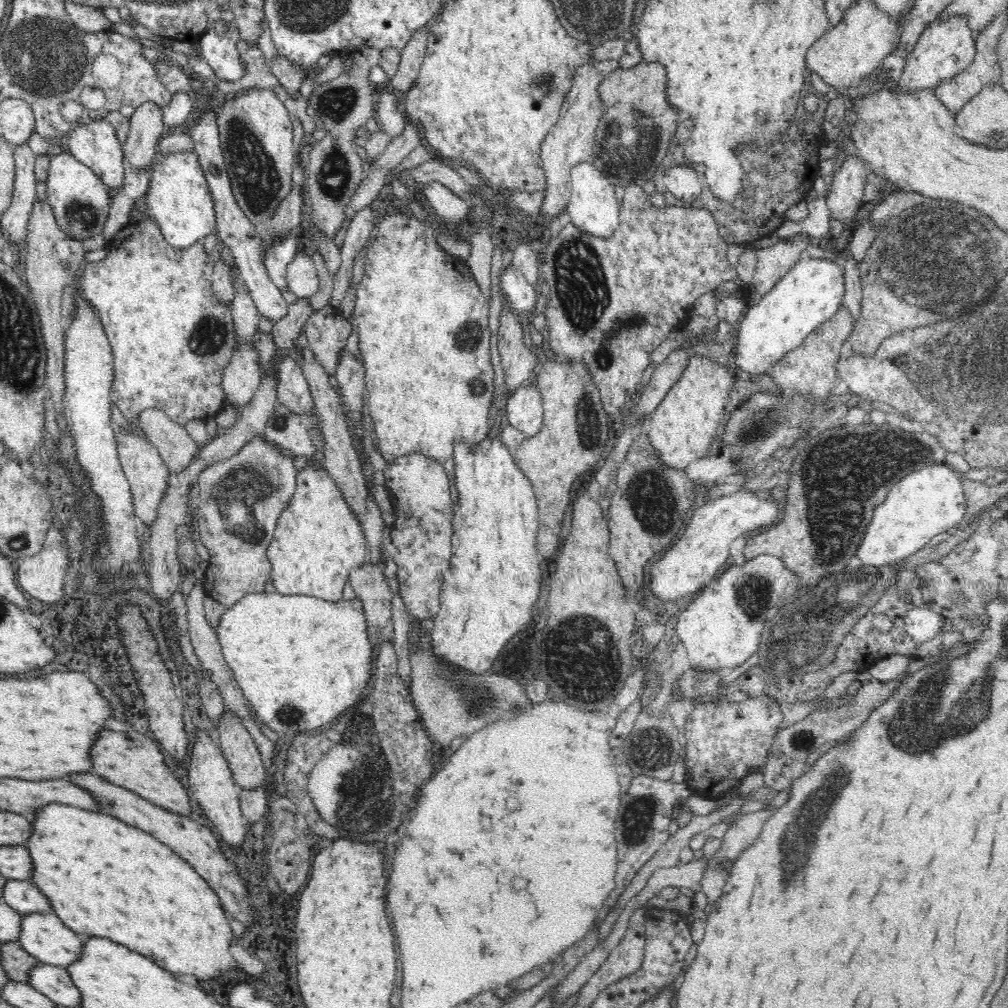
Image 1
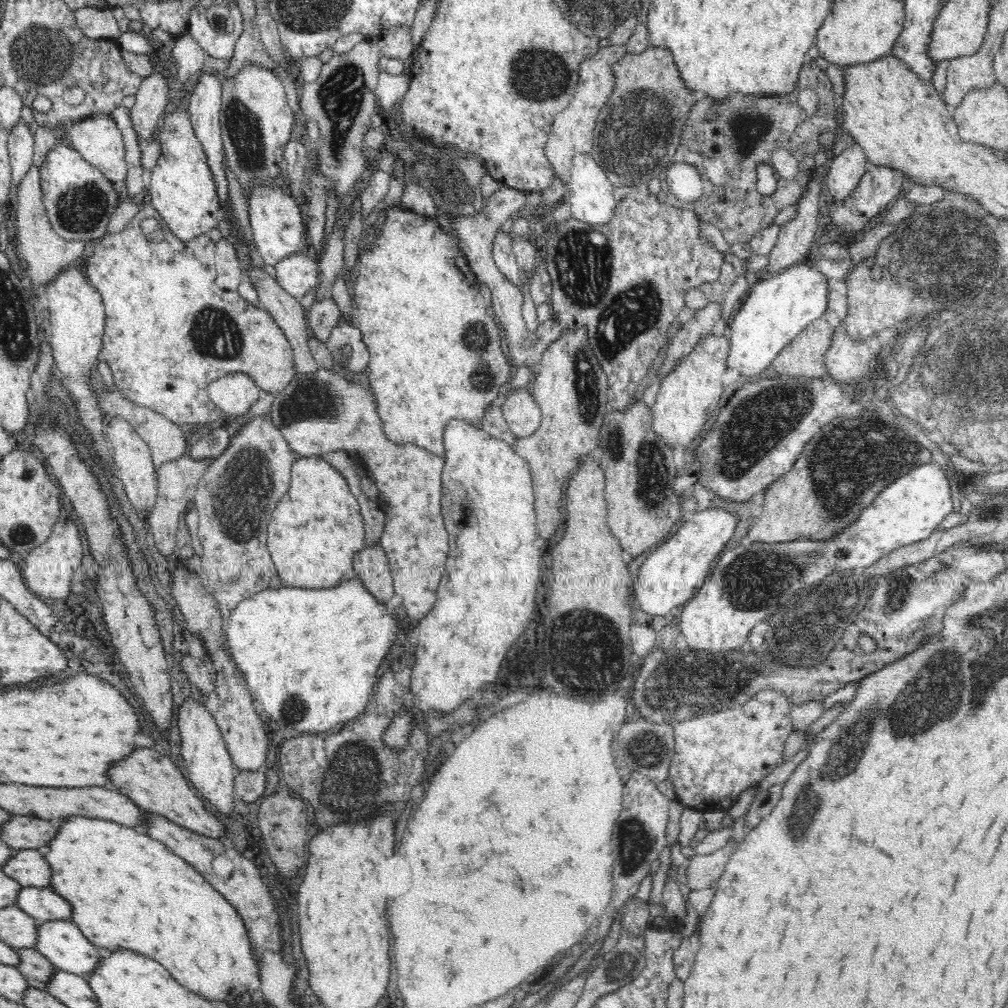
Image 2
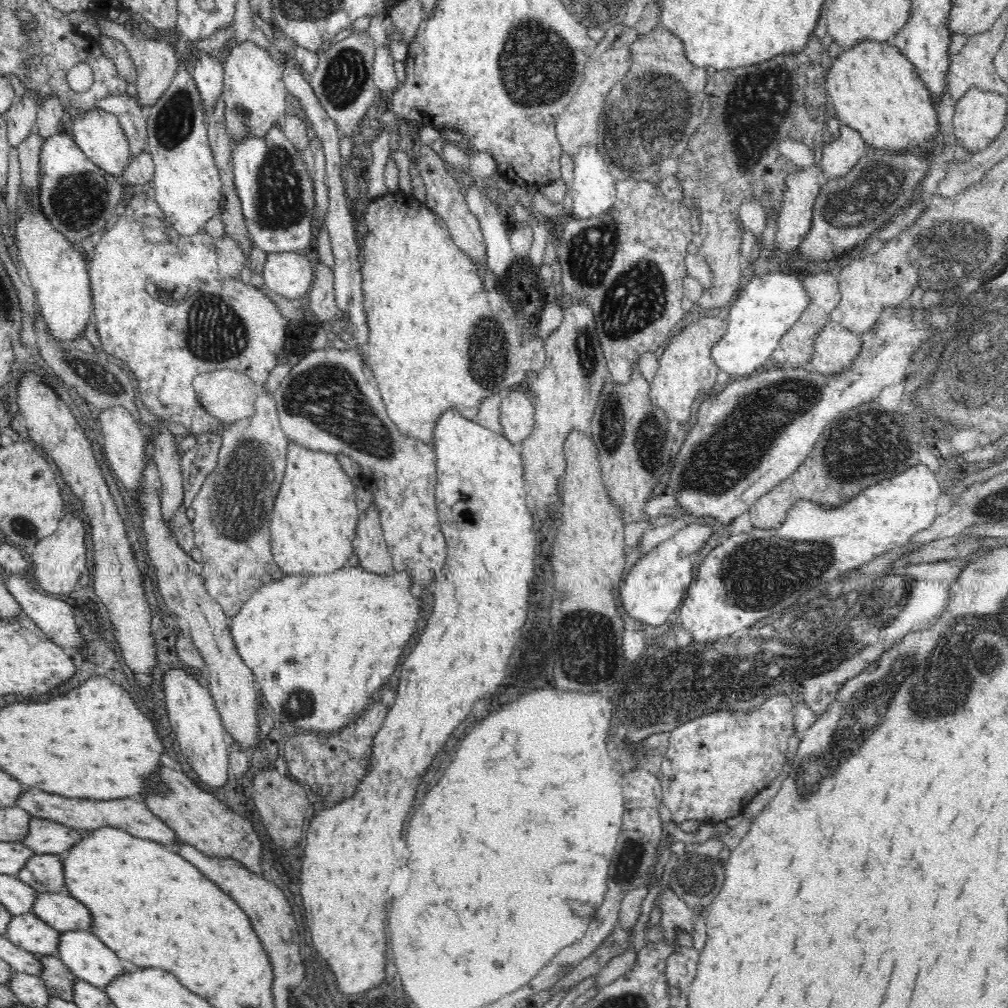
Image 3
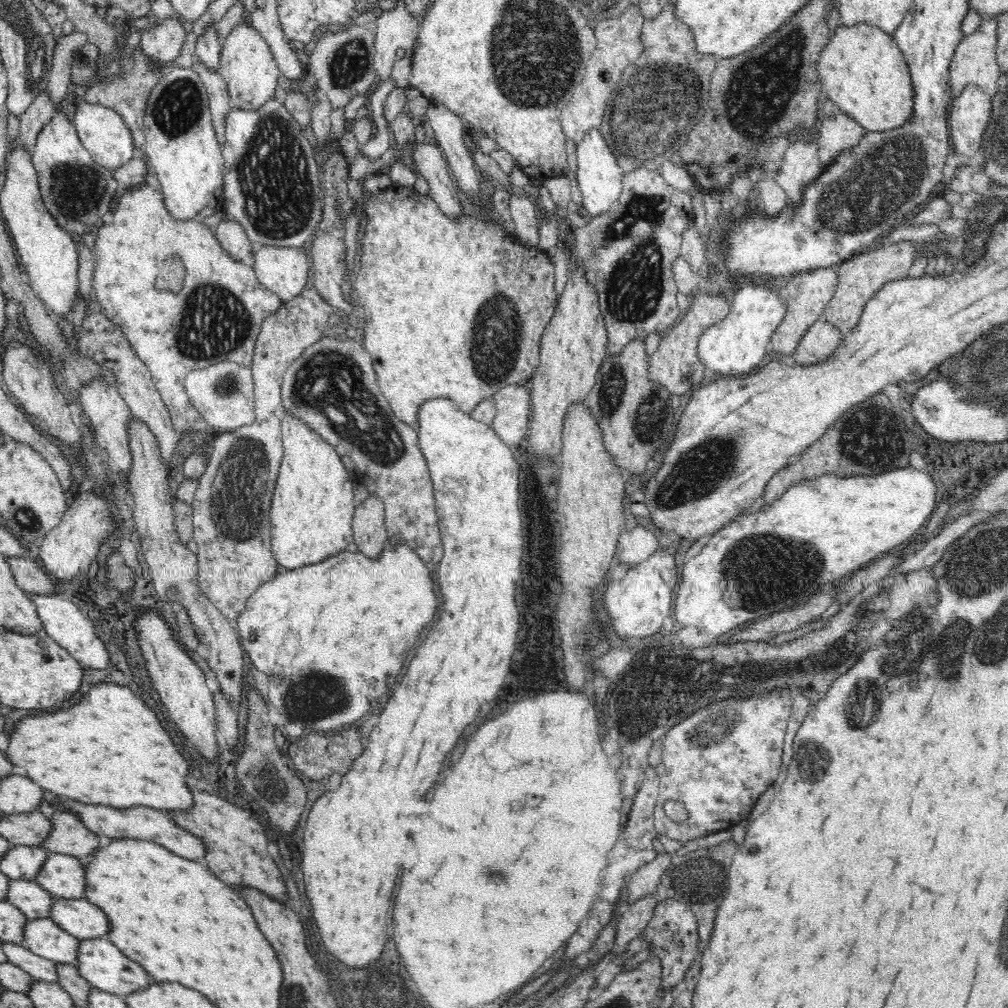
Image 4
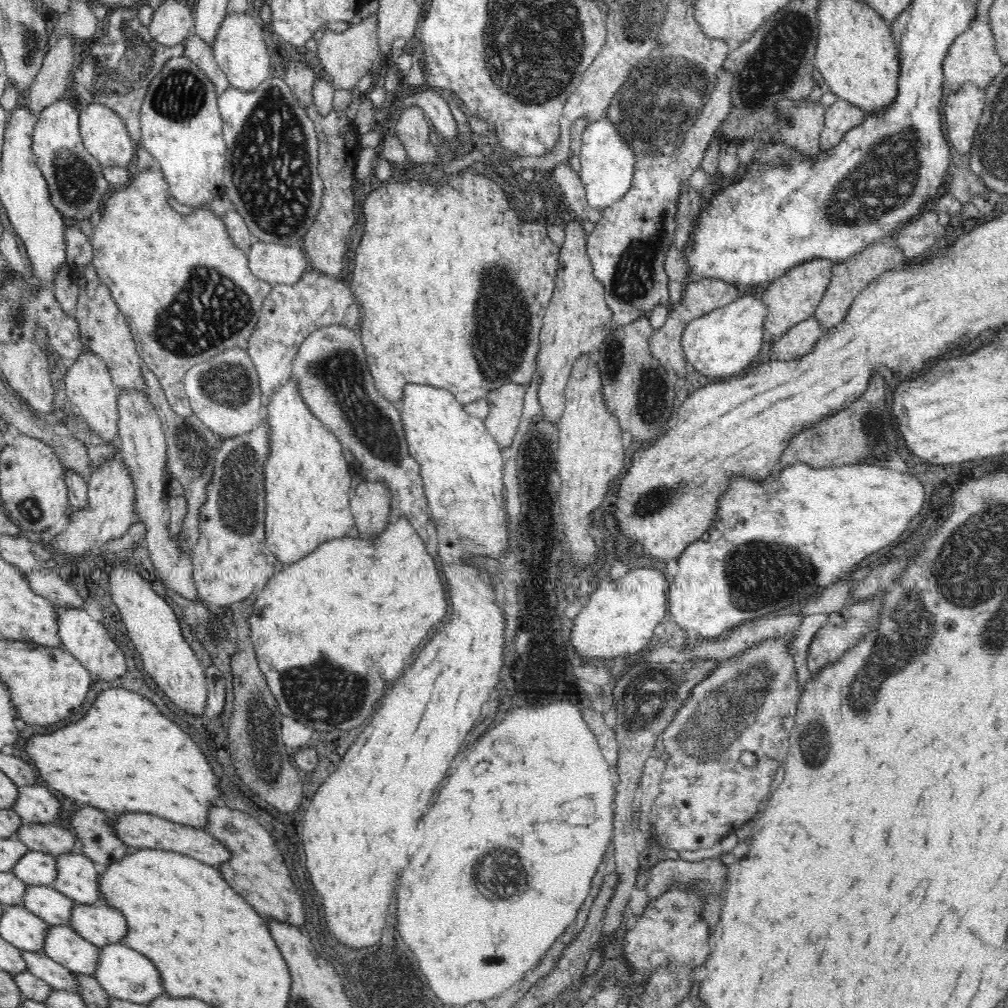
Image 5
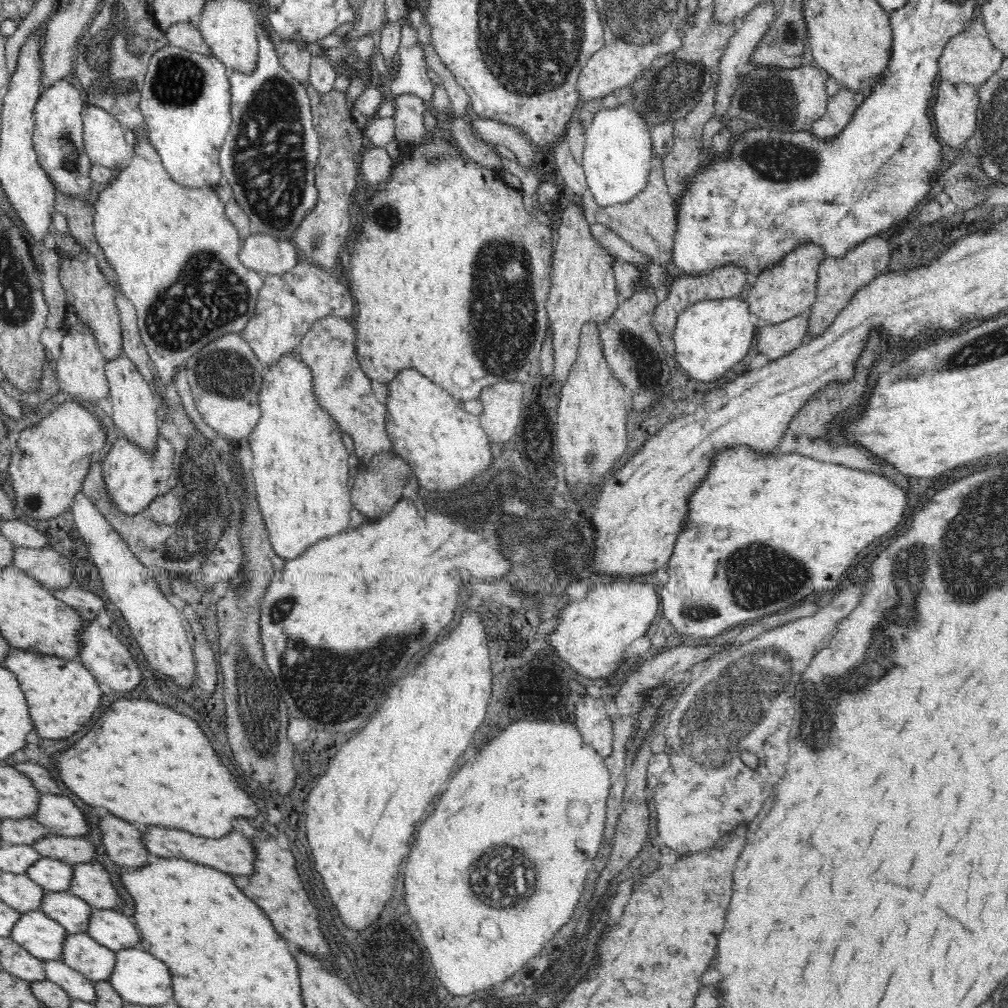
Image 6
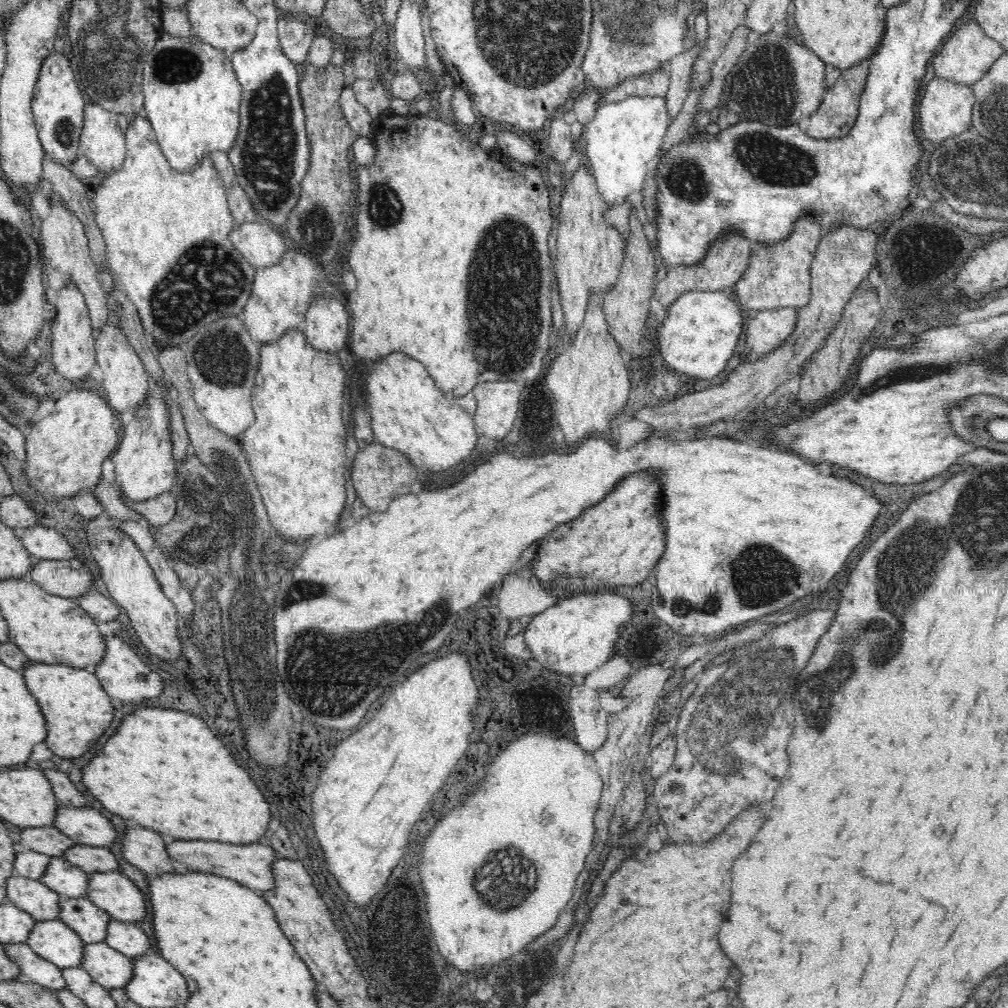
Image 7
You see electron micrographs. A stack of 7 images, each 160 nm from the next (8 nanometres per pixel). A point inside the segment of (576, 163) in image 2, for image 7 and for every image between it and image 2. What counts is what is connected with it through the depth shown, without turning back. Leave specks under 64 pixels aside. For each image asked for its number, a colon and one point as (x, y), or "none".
3: (593, 191)
4: (599, 176)
5: (607, 163)
6: (618, 152)
7: (621, 142)

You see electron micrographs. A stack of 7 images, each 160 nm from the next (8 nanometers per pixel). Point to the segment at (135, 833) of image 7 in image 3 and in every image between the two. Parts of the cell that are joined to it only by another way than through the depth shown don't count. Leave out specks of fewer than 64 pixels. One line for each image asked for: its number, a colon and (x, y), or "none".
3: (44, 836)
4: (68, 836)
5: (99, 843)
6: (121, 842)

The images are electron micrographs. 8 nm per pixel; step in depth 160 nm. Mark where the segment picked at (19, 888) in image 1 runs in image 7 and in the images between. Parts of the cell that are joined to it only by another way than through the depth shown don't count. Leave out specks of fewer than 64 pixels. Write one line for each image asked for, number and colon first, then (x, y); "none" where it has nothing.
2: (41, 903)
3: (61, 911)
4: (84, 920)
5: (99, 924)
6: (110, 927)
7: (124, 937)

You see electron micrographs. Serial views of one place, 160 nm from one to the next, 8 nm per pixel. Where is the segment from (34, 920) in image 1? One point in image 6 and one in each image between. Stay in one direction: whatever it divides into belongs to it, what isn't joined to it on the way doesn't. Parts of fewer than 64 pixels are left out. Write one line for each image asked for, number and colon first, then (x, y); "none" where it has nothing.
2: (61, 942)
3: (90, 960)
4: (105, 967)
5: (124, 974)
6: (139, 978)

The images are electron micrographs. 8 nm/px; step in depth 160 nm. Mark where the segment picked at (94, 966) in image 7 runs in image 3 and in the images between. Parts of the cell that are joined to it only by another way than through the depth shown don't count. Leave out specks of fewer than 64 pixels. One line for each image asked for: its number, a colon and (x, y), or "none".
3: (27, 931)
4: (42, 936)
5: (63, 945)
6: (80, 952)

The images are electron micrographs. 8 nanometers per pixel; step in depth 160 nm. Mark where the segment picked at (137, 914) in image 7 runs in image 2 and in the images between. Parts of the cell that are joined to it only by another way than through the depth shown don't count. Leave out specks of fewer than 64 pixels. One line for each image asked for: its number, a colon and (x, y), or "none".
2: (27, 866)
3: (43, 872)
4: (62, 875)
5: (75, 878)
6: (90, 881)

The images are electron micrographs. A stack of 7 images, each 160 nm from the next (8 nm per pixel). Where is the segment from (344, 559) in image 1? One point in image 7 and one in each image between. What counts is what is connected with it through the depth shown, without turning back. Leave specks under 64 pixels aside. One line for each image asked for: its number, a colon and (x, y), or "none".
2: (316, 529)
3: (314, 518)
4: (312, 508)
5: (307, 481)
6: (299, 473)
7: (296, 448)

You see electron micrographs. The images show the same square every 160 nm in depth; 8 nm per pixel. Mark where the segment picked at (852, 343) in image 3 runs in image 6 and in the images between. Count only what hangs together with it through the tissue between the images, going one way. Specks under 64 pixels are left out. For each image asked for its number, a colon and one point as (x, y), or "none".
4: (822, 339)
5: (801, 339)
6: (776, 341)

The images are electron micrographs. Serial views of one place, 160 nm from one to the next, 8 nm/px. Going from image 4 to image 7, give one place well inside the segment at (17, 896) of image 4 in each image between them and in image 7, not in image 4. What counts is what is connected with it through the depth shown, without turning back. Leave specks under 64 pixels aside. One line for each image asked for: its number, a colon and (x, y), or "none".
5: (53, 908)
6: (71, 912)
7: (88, 921)

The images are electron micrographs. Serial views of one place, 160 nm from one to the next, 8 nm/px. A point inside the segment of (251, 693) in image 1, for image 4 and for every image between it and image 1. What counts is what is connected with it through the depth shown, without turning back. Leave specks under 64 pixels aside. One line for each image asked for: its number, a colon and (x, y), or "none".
2: (310, 657)
3: (320, 646)
4: (320, 633)

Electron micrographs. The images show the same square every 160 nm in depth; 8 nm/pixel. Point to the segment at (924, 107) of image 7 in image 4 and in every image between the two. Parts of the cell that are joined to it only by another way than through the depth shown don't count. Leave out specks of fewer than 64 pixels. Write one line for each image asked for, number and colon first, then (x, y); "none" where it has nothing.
4: (970, 113)
5: (962, 110)
6: (956, 109)

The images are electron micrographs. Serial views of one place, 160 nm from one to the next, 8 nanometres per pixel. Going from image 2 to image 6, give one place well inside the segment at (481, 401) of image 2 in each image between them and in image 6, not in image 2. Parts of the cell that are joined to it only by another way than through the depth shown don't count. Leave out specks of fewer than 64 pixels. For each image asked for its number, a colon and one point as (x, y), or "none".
3: (441, 338)
4: (452, 310)
5: (452, 285)
6: (448, 261)

